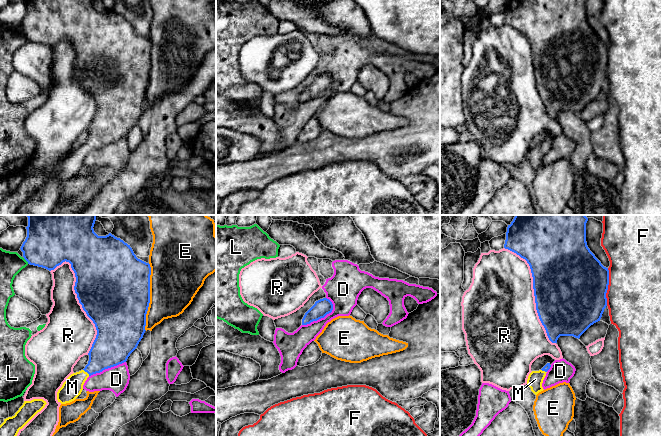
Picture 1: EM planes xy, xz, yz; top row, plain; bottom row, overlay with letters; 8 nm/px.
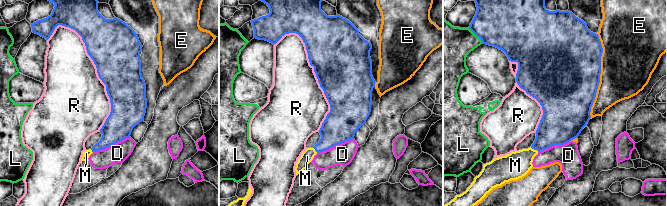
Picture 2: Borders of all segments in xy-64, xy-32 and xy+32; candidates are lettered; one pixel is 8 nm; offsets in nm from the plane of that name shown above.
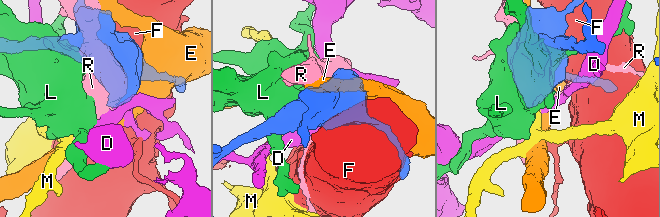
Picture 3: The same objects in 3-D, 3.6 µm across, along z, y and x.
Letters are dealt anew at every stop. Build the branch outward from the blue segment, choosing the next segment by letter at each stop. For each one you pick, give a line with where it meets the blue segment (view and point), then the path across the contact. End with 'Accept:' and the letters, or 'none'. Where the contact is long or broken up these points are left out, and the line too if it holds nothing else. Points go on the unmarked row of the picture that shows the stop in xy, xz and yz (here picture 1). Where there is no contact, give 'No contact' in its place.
M: Touches blue at xy (86, 147). Path across: xy (108, 126), (86, 147), (72, 163)
Accept: M

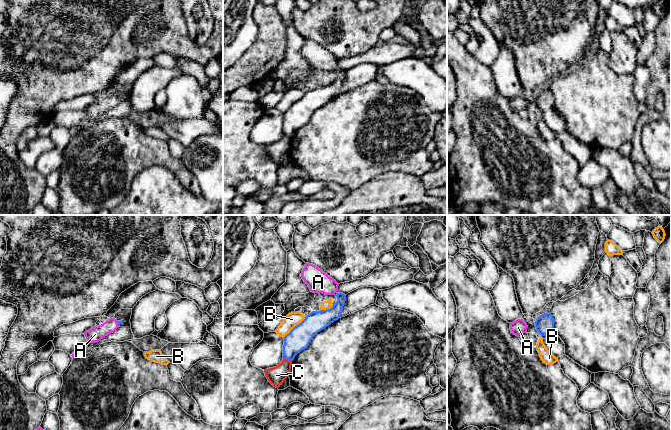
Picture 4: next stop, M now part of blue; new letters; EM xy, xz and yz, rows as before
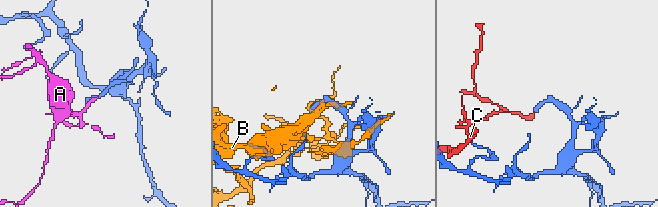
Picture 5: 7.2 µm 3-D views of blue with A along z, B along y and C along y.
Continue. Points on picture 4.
A: Touches blue at xy (118, 99). Path across: xy (119, 98), (118, 99), (95, 110)
Accept: A

